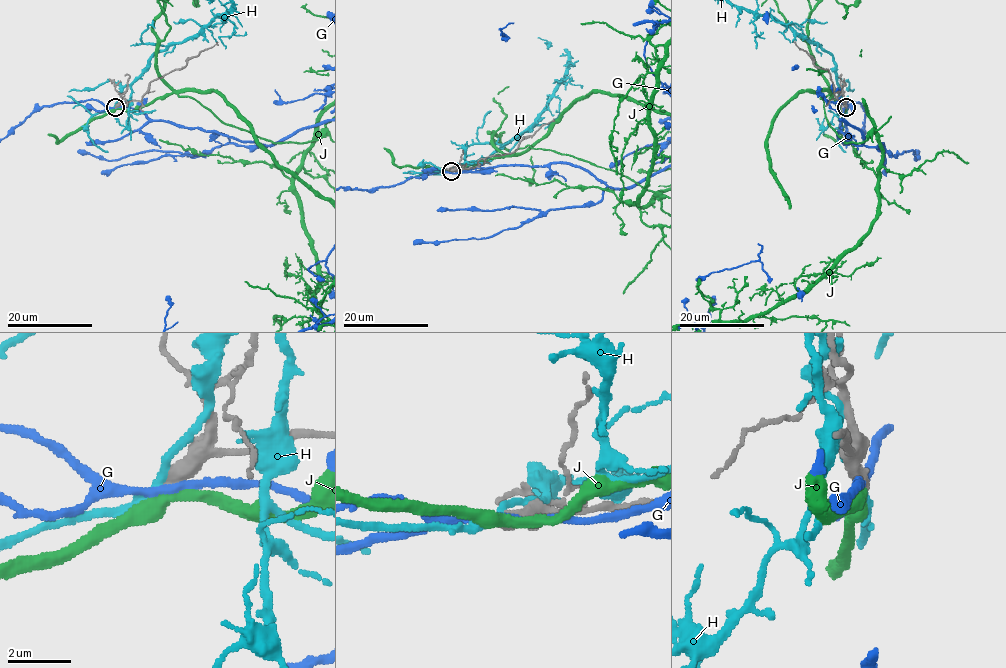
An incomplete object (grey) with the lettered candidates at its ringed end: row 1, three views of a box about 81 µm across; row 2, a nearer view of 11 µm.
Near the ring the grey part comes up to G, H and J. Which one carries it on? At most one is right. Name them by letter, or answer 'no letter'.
no letter

